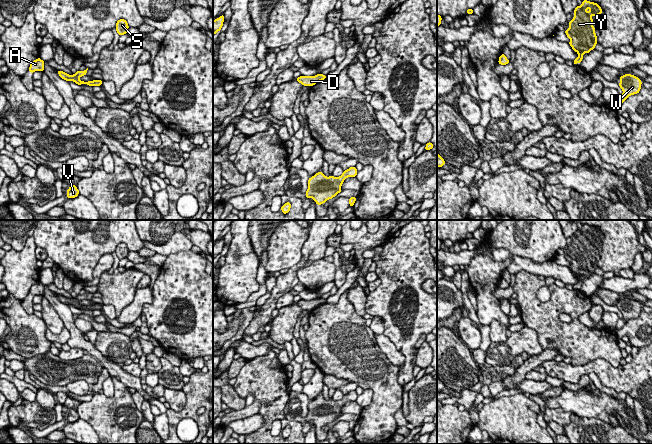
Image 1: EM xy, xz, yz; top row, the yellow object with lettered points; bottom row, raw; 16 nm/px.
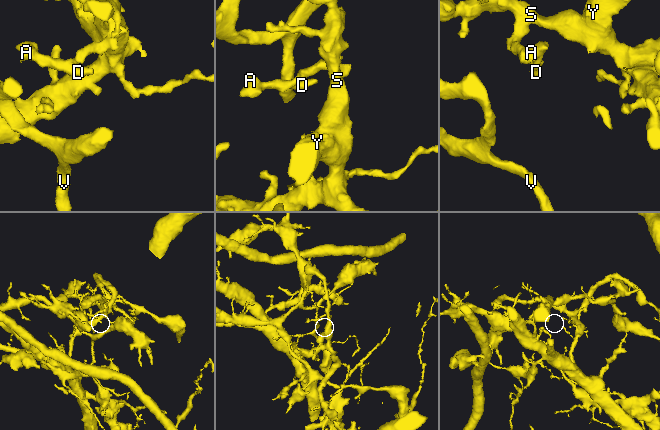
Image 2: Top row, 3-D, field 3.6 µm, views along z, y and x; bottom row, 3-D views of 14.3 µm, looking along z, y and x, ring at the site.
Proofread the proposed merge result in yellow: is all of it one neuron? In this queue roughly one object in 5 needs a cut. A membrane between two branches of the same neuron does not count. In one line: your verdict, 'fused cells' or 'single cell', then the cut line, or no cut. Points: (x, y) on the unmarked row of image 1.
single cell | no cut

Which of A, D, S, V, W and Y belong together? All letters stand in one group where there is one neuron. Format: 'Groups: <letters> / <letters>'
Groups: A D S V W Y

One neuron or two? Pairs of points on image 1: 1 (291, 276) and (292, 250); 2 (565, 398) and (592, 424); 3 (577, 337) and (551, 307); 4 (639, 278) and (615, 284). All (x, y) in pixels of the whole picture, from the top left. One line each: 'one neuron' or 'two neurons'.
1: two neurons
2: two neurons
3: one neuron
4: one neuron

